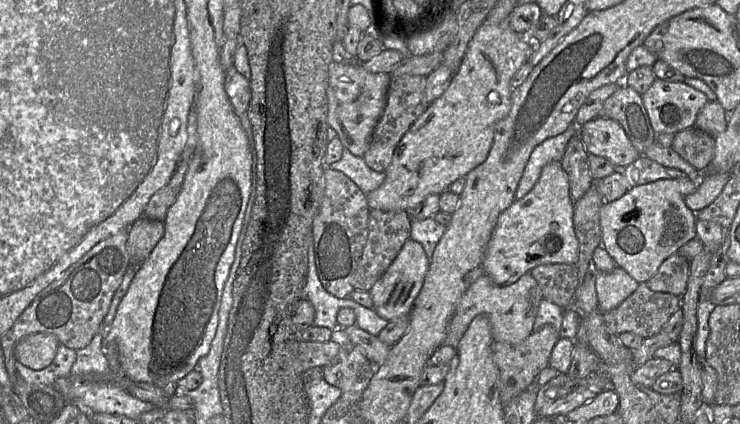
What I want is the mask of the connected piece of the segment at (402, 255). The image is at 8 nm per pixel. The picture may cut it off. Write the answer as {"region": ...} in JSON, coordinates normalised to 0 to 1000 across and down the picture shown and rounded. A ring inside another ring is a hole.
{"region":[[[553,561],[522,642],[499,684],[507,736],[526,759],[553,743],[559,710],[570,682],[580,620],[581,613],[570,578]]]}

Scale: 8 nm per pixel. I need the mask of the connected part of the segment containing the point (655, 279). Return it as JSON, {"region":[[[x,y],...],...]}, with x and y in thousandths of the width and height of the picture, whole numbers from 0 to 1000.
{"region":[[[915,594],[896,616],[888,644],[873,663],[882,686],[922,700],[931,656],[931,613]]]}

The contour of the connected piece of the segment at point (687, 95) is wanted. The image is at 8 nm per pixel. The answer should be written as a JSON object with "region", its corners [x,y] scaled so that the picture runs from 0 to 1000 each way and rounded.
{"region":[[[889,184],[866,226],[886,316],[912,316],[939,297],[945,259],[958,238],[954,222],[924,193]]]}

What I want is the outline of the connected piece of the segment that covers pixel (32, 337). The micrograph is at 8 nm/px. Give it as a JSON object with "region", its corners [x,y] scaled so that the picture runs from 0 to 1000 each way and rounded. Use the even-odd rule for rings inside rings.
{"region":[[[39,788],[20,814],[19,842],[43,873],[55,873],[69,858],[80,811],[80,802],[72,788]]]}

